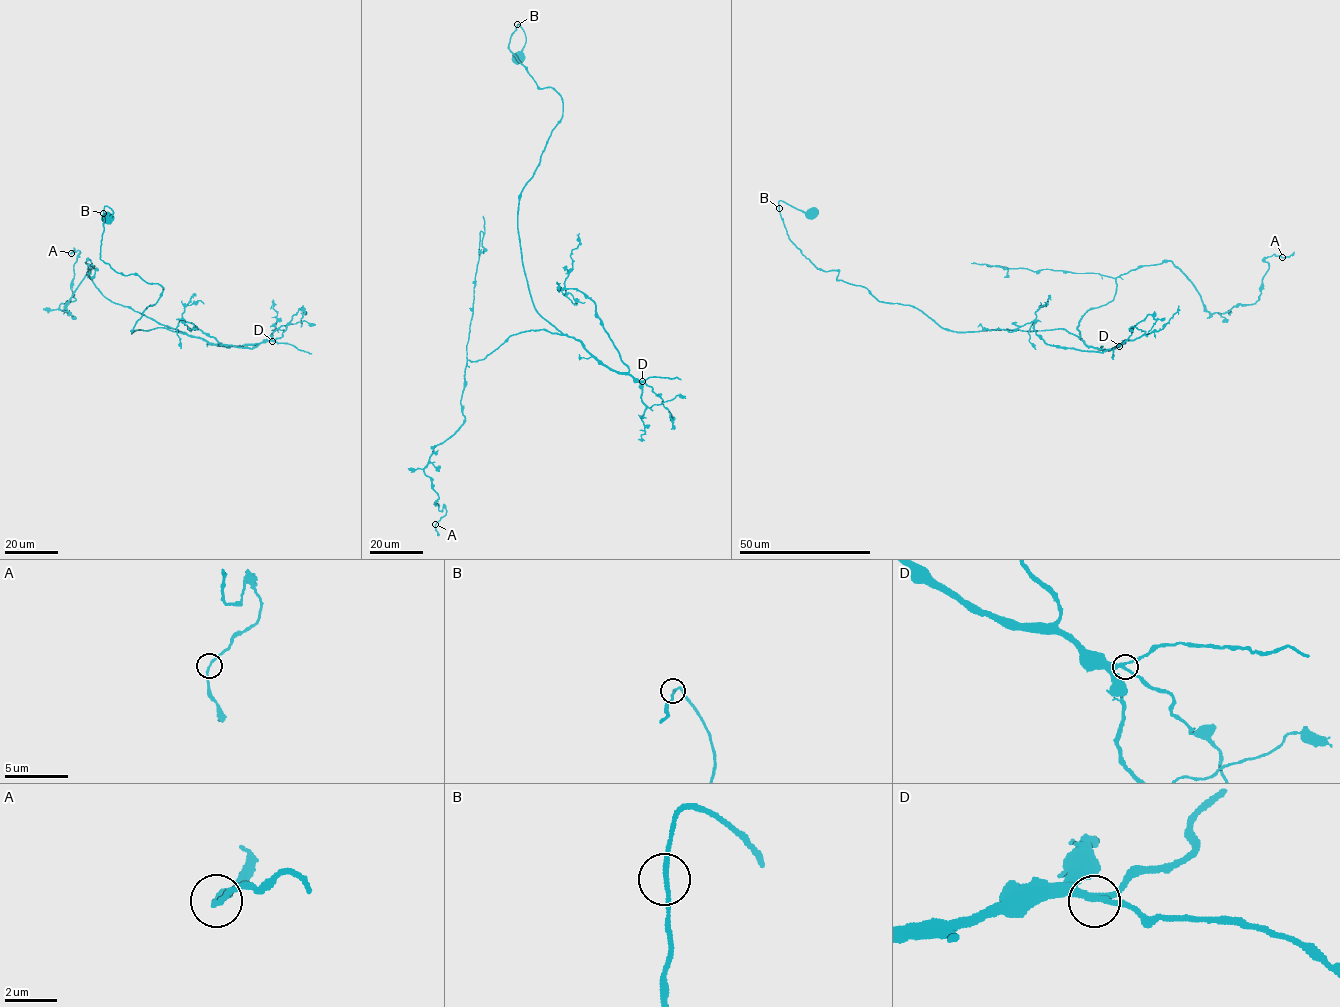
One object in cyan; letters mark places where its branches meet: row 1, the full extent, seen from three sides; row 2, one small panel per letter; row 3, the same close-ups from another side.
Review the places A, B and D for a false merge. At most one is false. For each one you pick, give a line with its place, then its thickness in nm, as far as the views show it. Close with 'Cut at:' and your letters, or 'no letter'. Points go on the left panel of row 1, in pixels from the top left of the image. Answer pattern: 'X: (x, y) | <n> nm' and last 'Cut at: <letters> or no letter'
Cut at: no letter

